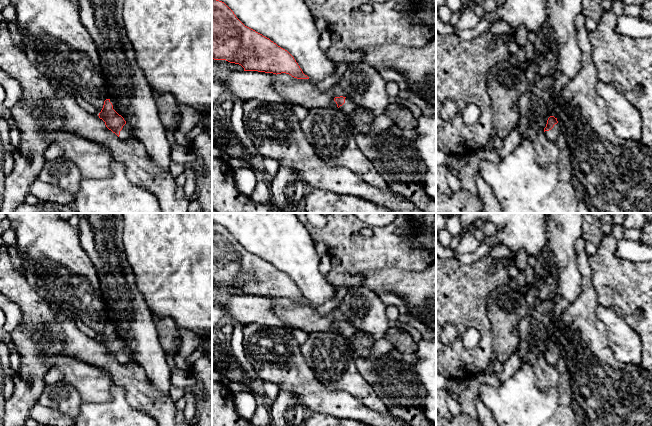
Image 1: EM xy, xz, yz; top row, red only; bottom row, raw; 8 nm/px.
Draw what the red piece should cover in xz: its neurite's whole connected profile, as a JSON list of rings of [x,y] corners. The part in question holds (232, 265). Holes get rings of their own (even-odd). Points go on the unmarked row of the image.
[[[212,222],[212,283],[226,284],[239,288],[244,295],[265,297],[286,297],[297,303],[309,303],[294,283],[285,273],[269,262],[245,250],[234,236],[222,225]]]

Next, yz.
[[[550,340],[547,344],[546,351],[544,352],[544,357],[547,359],[547,361],[556,366],[559,358],[561,357],[559,347],[557,345],[557,342],[554,340]]]

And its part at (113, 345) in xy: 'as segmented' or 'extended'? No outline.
extended

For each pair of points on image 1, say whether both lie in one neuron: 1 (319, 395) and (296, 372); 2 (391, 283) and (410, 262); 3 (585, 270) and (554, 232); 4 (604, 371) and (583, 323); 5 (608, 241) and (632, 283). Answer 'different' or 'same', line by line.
1: same
2: different
3: different
4: same
5: same

